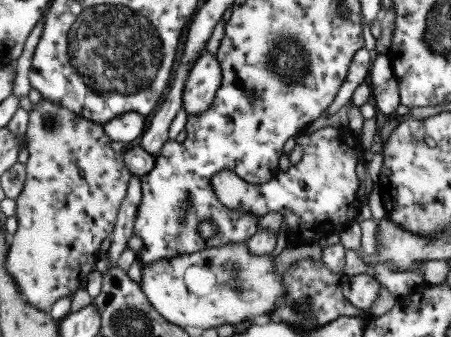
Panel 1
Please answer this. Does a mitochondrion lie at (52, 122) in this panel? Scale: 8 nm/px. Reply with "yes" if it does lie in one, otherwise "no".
yes

